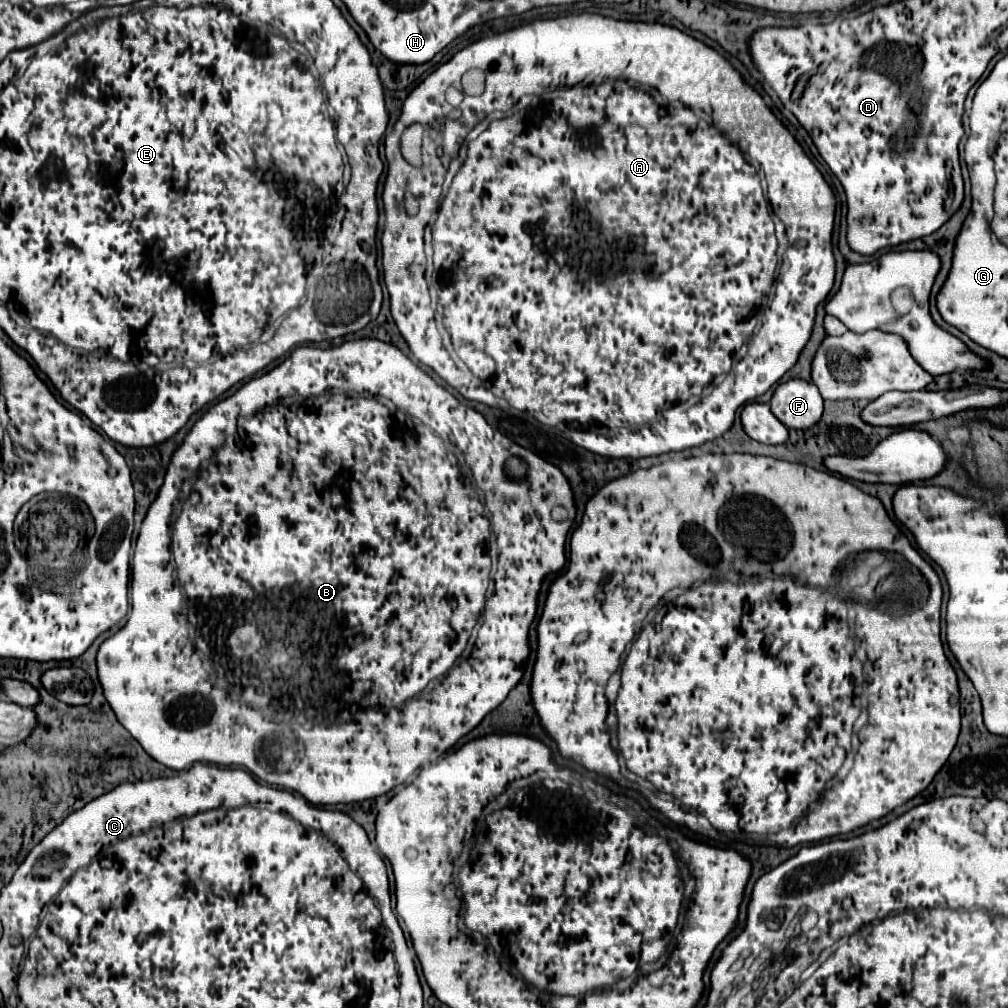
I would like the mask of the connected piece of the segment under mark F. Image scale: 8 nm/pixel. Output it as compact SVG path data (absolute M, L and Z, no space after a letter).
M803 379L779 383L771 397L773 415L791 429L813 427L823 413L823 397L817 387Z

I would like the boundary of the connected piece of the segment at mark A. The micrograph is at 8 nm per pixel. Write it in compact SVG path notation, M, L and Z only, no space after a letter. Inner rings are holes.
M584 11L584 12L581 12L581 13L578 13L578 14L577 14L577 12L571 12L571 13L568 13L568 14L566 14L566 15L563 15L563 16L558 16L558 17L555 17L555 18L553 18L553 19L543 19L543 21L533 21L533 23L527 23L527 25L521 25L521 26L519 26L519 27L516 27L516 28L513 28L513 29L511 29L511 30L507 30L507 31L504 31L504 32L501 32L501 33L497 33L497 34L495 34L495 35L492 35L492 36L488 36L488 37L485 37L485 38L482 38L482 39L481 39L481 40L479 40L479 41L477 41L477 43L473 43L473 45L469 45L469 47L465 47L465 49L463 49L463 51L459 51L459 53L457 53L457 55L455 55L455 57L453 57L453 59L451 59L451 61L449 61L449 63L445 63L445 65L441 65L441 67L439 67L439 69L435 69L435 71L433 71L433 73L431 73L431 75L429 75L429 77L427 77L427 79L425 79L425 81L423 81L423 83L419 83L419 85L417 85L417 87L415 87L415 89L413 89L413 91L411 91L411 93L409 93L409 97L407 97L407 99L405 99L405 101L403 101L403 107L401 107L401 117L399 117L399 119L397 119L397 123L395 123L395 127L393 127L393 131L391 131L391 133L389 133L389 135L387 135L387 137L385 137L385 159L387 159L387 177L385 177L385 187L383 187L383 194L382 194L382 200L383 200L383 207L385 207L385 225L383 225L383 234L382 234L382 235L381 235L381 245L382 245L382 259L383 259L383 277L384 277L384 281L385 281L385 285L387 285L387 291L389 291L389 299L391 299L391 315L393 315L393 319L395 319L395 325L397 325L397 329L399 329L399 333L401 333L401 335L403 335L403 339L405 339L405 341L407 341L407 345L409 345L409 349L411 349L411 353L413 353L413 355L415 355L415 357L417 357L417 359L419 359L419 363L423 363L423 366L427 366L427 367L429 367L429 368L430 368L430 369L432 369L432 370L433 370L433 371L435 371L435 373L437 373L437 375L439 375L439 377L441 377L441 379L443 379L443 385L441 385L441 387L443 387L443 389L445 389L445 391L447 391L447 389L446 389L446 387L445 387L445 385L446 385L446 384L447 384L447 385L451 385L451 387L453 387L453 389L457 389L457 391L459 391L459 393L461 393L461 395L463 395L463 397L465 397L465 399L469 399L469 401L477 401L477 403L483 403L483 404L485 404L485 405L488 405L488 406L489 406L489 407L491 407L491 408L495 408L495 406L493 406L493 404L494 404L494 403L495 403L495 404L496 404L496 397L499 397L499 399L505 399L505 401L507 401L507 404L508 404L508 405L509 405L509 407L510 407L510 409L511 409L511 410L512 410L512 411L514 411L514 410L518 410L518 412L519 412L519 413L521 413L521 414L522 414L522 415L523 415L523 414L524 414L524 415L527 415L527 414L530 414L530 415L532 415L532 416L533 416L533 418L535 418L535 419L537 419L537 421L541 421L541 423L549 423L549 425L553 425L553 427L557 427L557 429L561 429L561 431L575 431L575 439L577 439L577 441L575 441L575 443L577 443L577 445L581 445L581 447L585 447L585 449L589 449L589 451L591 451L591 453L599 453L599 455L603 455L603 457L608 457L608 458L616 458L616 459L620 459L620 458L628 458L628 457L633 457L633 459L639 459L639 458L643 458L643 457L649 457L649 455L661 455L661 453L667 453L667 451L681 451L681 449L689 449L689 447L699 447L699 445L703 445L703 443L705 443L705 441L711 441L711 439L717 439L717 437L721 437L721 435L723 435L723 433L725 433L725 431L729 431L729 429L731 429L731 425L733 425L733 421L735 421L735 413L737 413L737 409L739 409L739 407L741 407L741 405L745 405L745 403L747 403L747 401L753 401L753 399L757 399L757 397L761 397L761 395L763 395L763 393L765 393L765 391L767 391L767 389L769 389L769 387L771 387L771 385L775 385L775 383L777 383L777 381L779 381L779 379L781 379L781 377L783 377L783 375L785 375L785 373L787 373L787 371L789 371L789 369L791 369L791 367L793 367L793 365L795 365L795 363L797 363L797 359L799 359L799 353L801 353L801 351L803 351L803 347L805 347L805 345L807 345L807 341L809 341L809 337L811 337L811 331L813 331L813 325L815 325L815 315L817 315L817 305L819 305L819 303L821 303L821 301L825 301L825 297L827 297L827 295L829 295L829 291L831 291L831 289L833 289L833 283L835 283L835 257L833 257L833 245L831 245L831 235L833 235L833 223L835 223L835 197L833 197L833 191L831 191L831 187L829 187L829 185L827 185L827 183L825 183L825 179L823 179L823 175L821 175L821 173L819 173L819 171L817 171L817 167L815 167L815 165L813 165L813 163L811 163L811 159L809 159L809 157L807 157L807 155L805 155L805 151L803 151L803 147L801 147L801 145L799 145L799 143L797 143L797 139L795 139L795 137L793 137L793 135L791 135L791 133L789 133L789 129L787 129L787 127L785 127L785 125L783 125L783 123L781 123L781 121L779 121L779 119L777 119L777 117L775 117L775 115L773 115L773 111L771 111L771 109L769 109L769 107L767 107L767 105L765 105L765 101L763 101L763 99L761 99L761 95L759 95L759 93L757 93L757 91L755 91L755 89L753 89L753 87L751 87L751 85L747 85L747 83L745 83L745 81L743 81L743 77L741 77L741 73L739 73L739 71L737 71L737 69L735 69L735 67L733 67L733 65L731 65L731 63L729 63L729 61L727 61L727 59L725 59L725 57L721 57L721 55L719 55L719 53L717 53L717 51L715 51L715 49L711 49L711 47L707 47L707 45L705 45L705 43L701 43L701 41L697 41L697 39L693 39L693 37L691 37L691 35L687 35L687 33L683 33L683 31L679 31L679 29L675 29L675 27L669 27L669 25L661 25L661 23L643 23L643 21L637 21L637 23L635 23L635 21L628 21L628 20L617 20L617 19L611 19L611 17L601 17L601 15L600 15L600 14L598 14L598 13L595 13L595 12L588 12L588 11ZM473 67L477 67L477 69L481 69L481 71L483 71L483 73L485 73L485 77L487 77L487 83L485 83L485 91L483 91L483 95L479 95L479 97L465 97L465 101L463 101L463 103L461 103L461 107L459 107L459 111L461 111L461 119L457 119L457 121L459 121L459 123L463 123L463 121L469 121L469 129L473 129L473 127L475 127L475 125L477 125L477 123L479 123L479 121L481 121L481 119L484 119L484 120L483 120L483 121L482 121L482 122L480 122L480 123L479 123L479 124L478 124L478 125L477 125L477 127L475 127L475 128L474 128L474 129L473 129L473 130L472 130L472 131L470 131L470 133L469 133L469 134L468 134L468 136L467 136L467 138L466 138L466 140L465 140L465 143L464 143L464 144L463 144L463 146L462 146L462 147L461 147L461 149L460 149L460 154L459 154L459 156L458 156L458 157L457 157L457 159L453 159L453 161L451 161L451 155L449 155L449 153L445 153L445 151L439 151L439 147L437 147L437 143L433 143L433 141L431 141L431 139L429 139L429 131L431 131L431 127L433 127L433 129L437 129L437 131L441 131L441 129L443 129L443 125L445 125L445 117L449 117L449 113L451 113L451 107L447 107L447 103L445 103L445 91L447 91L447 87L449 87L449 85L455 85L455 87L459 87L459 89L461 89L461 75L463 75L463 73L465 73L465 71L467 71L467 69L473 69ZM519 97L531 97L531 101L529 101L529 105L527 105L527 107L525 107L525 109L523 109L523 111L521 111L521 113L513 113L513 115L509 115L509 117L503 117L503 119L493 119L493 121L491 121L491 125L489 125L489 124L490 124L490 121L489 121L489 119L488 119L488 117L486 117L486 119L485 119L485 115L489 115L489 113L491 113L491 111L507 111L507 109L511 109L511 107L513 107L513 105L515 105L515 103L517 103L517 100L518 100L518 99L519 99ZM695 111L699 111L699 115L711 115L711 117L713 117L713 119L715 119L715 121L713 121L713 123L715 123L715 127L719 127L719 131L715 131L715 129L711 129L711 127L709 127L709 125L707 125L707 121L705 121L705 119L701 119L701 117L699 117L699 115L695 115ZM409 123L421 123L421 125L423 125L423 127L425 127L425 129L427 129L427 133L425 133L425 139L423 139L423 165L421 165L421 167L413 167L413 165L409 165L409 163L407 163L407 161L405 161L405 159L403 159L403 155L401 155L401 151L399 151L399 137L401 137L401 133L403 133L403 129L405 129L405 127L407 127L407 125L409 125ZM743 153L745 153L745 155L749 155L749 157L751 157L751 159L755 159L755 161L757 161L757 163L759 163L759 165L761 165L761 169L763 169L763 173L765 173L765 177L767 177L767 185L769 185L769 187L767 187L767 191L769 191L769 199L771 199L771 205L773 205L773 211L775 211L775 215L777 215L777 217L779 217L779 219L781 219L781 221L783 221L783 225L785 225L785 229L787 229L787 239L789 239L789 247L787 247L787 251L785 251L785 255L783 255L783 267L781 267L781 271L779 271L779 275L777 275L777 279L775 279L775 265L777 265L777 253L775 253L775 251L777 251L777 239L775 239L775 229L773 229L773 221L771 221L771 217L769 217L769 213L767 213L767 201L765 201L765 197L763 197L763 189L761 189L761 181L759 181L759 175L757 175L757 171L755 171L755 167L753 167L753 165L751 165L751 163L747 163L747 161L745 161L745 157L743 157ZM441 183L443 183L443 185L442 185L442 198L441 198L441 199L440 199L440 203L441 203L441 202L442 202L442 201L443 201L443 203L441 203L441 207L439 207L439 217L437 217L437 221L436 221L436 219L432 219L432 220L431 220L431 221L430 221L430 225L429 225L429 227L426 227L426 228L425 228L425 225L427 225L427 223L429 223L429 219L431 219L431 215L433 215L433 213L435 213L435 211L437 211L437 207L435 207L435 203L439 203L439 195L441 195ZM407 191L409 191L409 193L411 193L411 197L405 197L405 193L407 193ZM611 195L663 195L663 199L611 199ZM425 265L426 265L426 279L427 279L427 281L428 281L428 282L429 282L429 283L432 283L432 282L434 282L434 280L435 280L435 279L436 279L436 278L437 278L437 277L438 277L438 275L437 275L437 274L438 274L438 273L439 273L439 281L437 281L437 285L435 285L435 291L437 291L437 299L431 299L431 297L429 297L429 293L427 293L427 282L426 282L426 279L425 279L425 268L424 268L424 267L425 267ZM773 283L775 283L775 297L773 297L773 303L771 303L771 307L767 307L767 311L765 311L765 319L763 319L763 325L761 325L761 329L759 329L759 333L757 333L757 345L749 345L749 351L747 351L747 355L745 355L745 357L743 357L743 359L741 359L741 361L739 361L739 363L737 363L737 365L735 365L735 367L733 367L733 359L735 359L735 355L737 355L737 353L739 353L739 349L741 349L741 347L743 347L743 343L747 343L747 341L749 341L749 339L751 339L751 337L753 337L753 331L755 331L755 327L757 327L757 311L759 311L759 309L763 309L763 307L765 307L765 305L767 305L767 295L769 295L769 291L771 291L771 287L773 287Z

